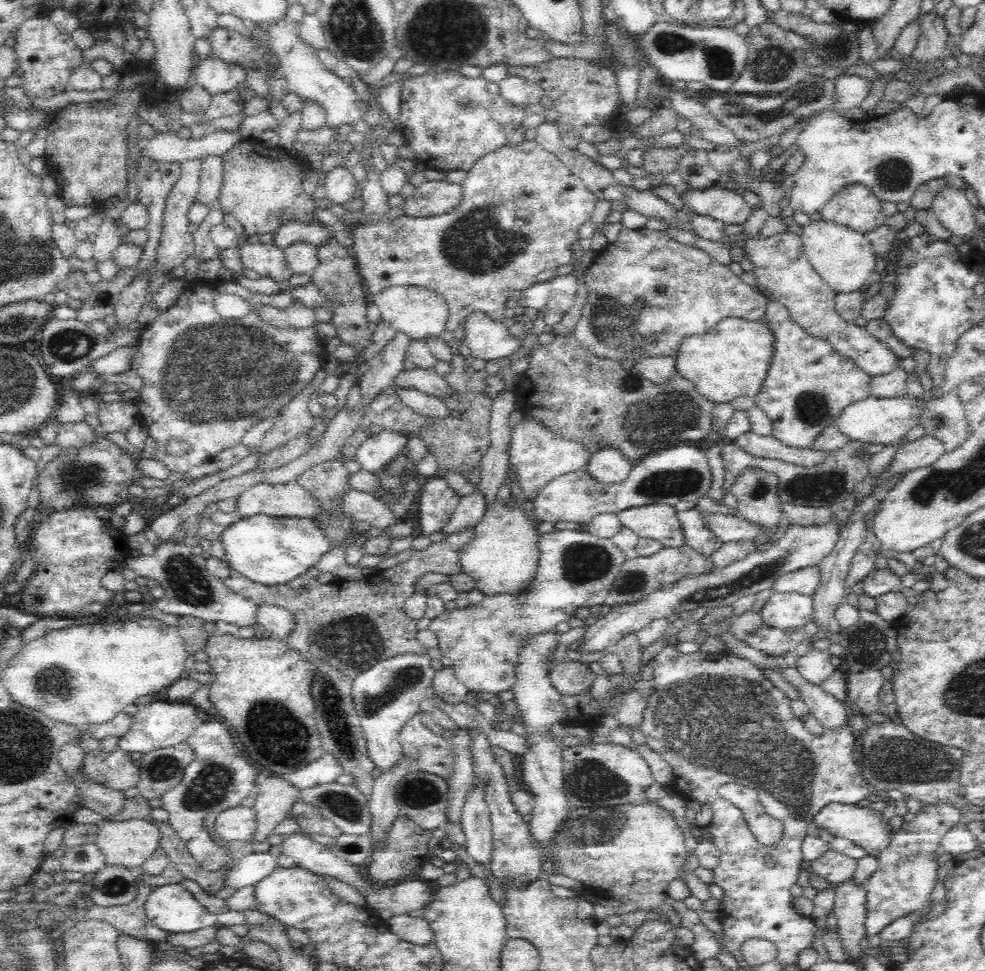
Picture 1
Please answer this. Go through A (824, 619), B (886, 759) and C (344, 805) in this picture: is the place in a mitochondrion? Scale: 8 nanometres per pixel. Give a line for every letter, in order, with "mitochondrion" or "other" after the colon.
A: other
B: mitochondrion
C: mitochondrion

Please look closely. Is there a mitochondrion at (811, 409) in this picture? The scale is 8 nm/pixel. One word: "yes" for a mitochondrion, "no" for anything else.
yes

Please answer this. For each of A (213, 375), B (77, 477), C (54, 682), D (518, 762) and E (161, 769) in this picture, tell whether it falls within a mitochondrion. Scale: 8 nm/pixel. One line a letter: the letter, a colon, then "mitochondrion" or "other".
A: mitochondrion
B: mitochondrion
C: mitochondrion
D: other
E: mitochondrion

